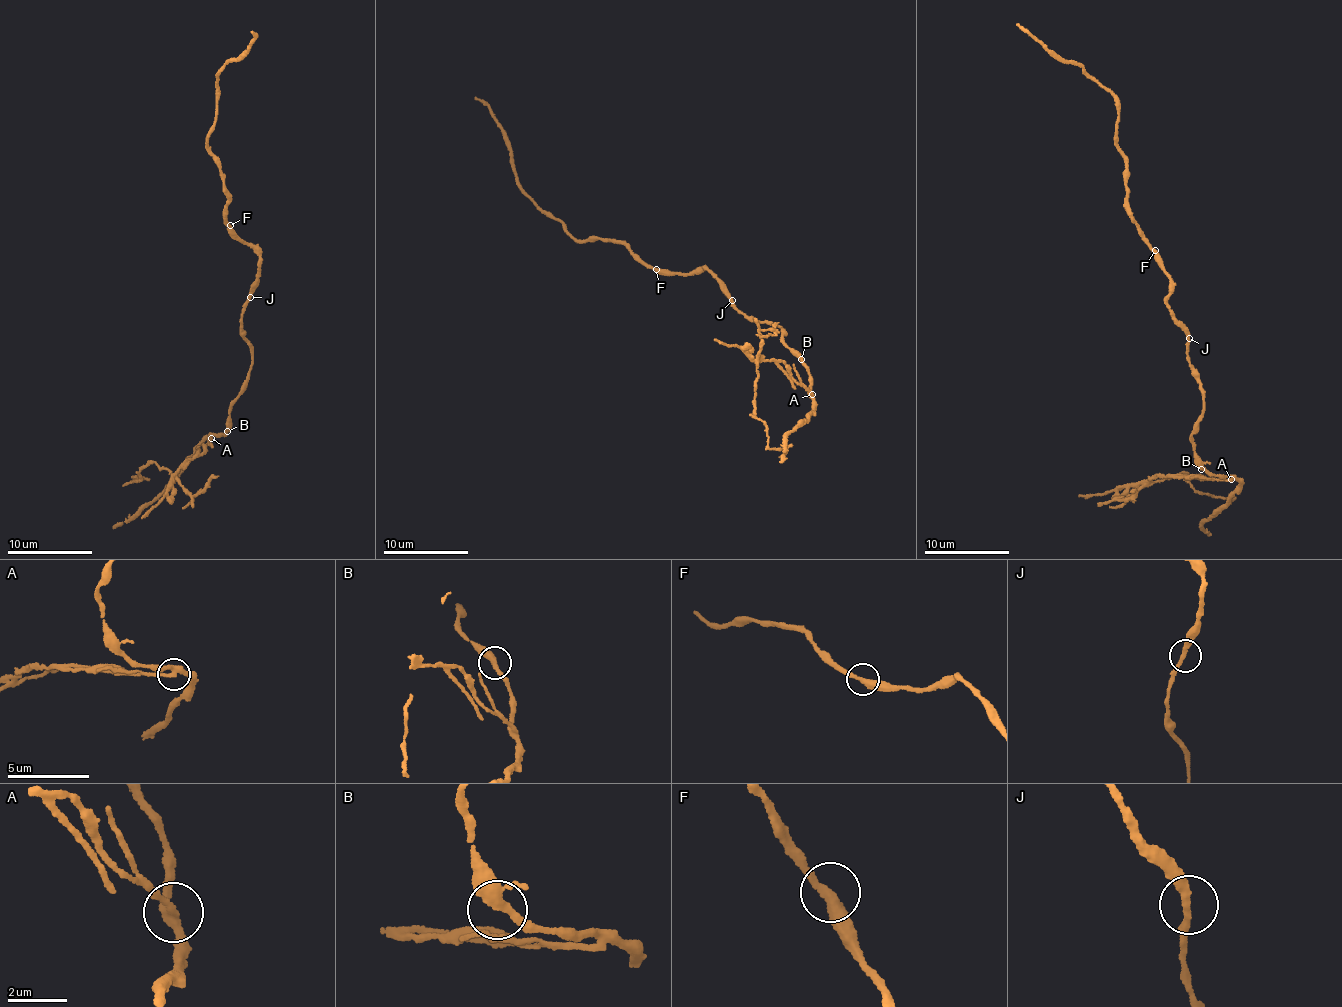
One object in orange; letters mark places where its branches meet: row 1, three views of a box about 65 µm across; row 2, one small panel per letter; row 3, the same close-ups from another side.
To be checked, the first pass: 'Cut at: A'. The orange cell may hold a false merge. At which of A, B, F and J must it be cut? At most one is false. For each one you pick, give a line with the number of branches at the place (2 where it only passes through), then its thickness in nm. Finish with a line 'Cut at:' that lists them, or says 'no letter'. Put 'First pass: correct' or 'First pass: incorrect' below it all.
A: branches 3; calibre 280 nm
Cut at: A
First pass: correct

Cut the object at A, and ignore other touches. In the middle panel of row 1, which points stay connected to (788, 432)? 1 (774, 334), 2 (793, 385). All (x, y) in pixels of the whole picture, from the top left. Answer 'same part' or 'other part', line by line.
1: other part
2: other part

